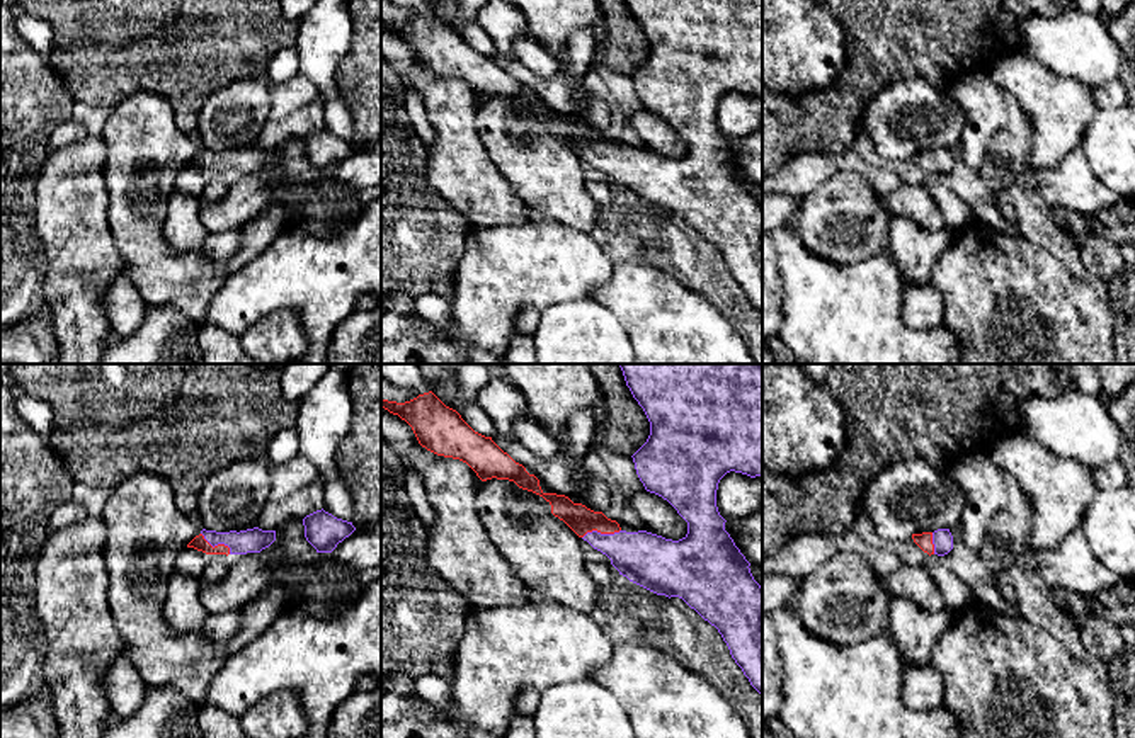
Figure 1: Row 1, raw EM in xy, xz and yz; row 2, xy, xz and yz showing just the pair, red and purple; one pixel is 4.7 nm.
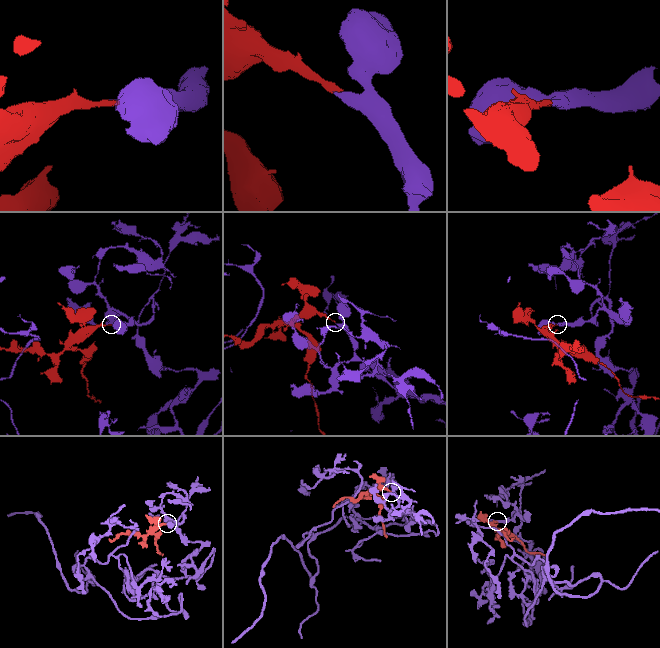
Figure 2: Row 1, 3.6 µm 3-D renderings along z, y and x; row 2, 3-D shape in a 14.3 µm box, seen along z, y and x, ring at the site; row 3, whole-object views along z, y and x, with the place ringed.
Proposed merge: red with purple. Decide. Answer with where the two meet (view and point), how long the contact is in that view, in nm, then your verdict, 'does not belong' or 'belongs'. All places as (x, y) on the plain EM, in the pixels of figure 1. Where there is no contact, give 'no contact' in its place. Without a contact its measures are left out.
xz (601, 152) | 190 nm | belongs

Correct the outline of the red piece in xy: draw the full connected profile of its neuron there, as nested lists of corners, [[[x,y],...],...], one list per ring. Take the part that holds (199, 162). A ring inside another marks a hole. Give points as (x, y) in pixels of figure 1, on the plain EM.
[[[259,146],[247,150],[216,151],[202,148],[187,167],[194,167],[206,173],[247,173],[260,172],[276,160],[276,150],[262,150]]]

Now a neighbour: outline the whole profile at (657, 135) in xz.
[[[642,109],[628,116],[628,126],[640,136],[643,150],[679,160],[687,153],[687,141],[662,116]]]

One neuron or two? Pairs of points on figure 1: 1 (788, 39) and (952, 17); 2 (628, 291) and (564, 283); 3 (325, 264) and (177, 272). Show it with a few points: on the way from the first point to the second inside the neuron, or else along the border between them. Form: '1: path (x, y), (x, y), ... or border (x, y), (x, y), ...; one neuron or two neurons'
1: border (836, 17), (846, 29); two neurons
2: border (615, 257), (611, 278), (587, 296); two neurons
3: border (269, 244), (239, 267), (211, 298); two neurons

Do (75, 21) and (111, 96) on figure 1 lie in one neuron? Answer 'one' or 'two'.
one

